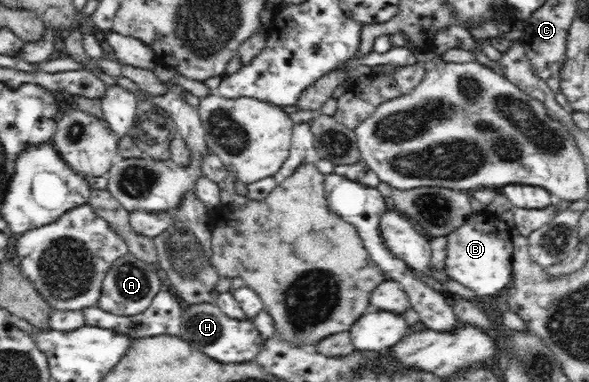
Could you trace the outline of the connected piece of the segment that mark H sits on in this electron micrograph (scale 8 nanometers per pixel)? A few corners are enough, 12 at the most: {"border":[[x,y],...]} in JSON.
{"border":[[214,304],[183,312],[178,337],[225,364],[253,362],[266,340]]}

